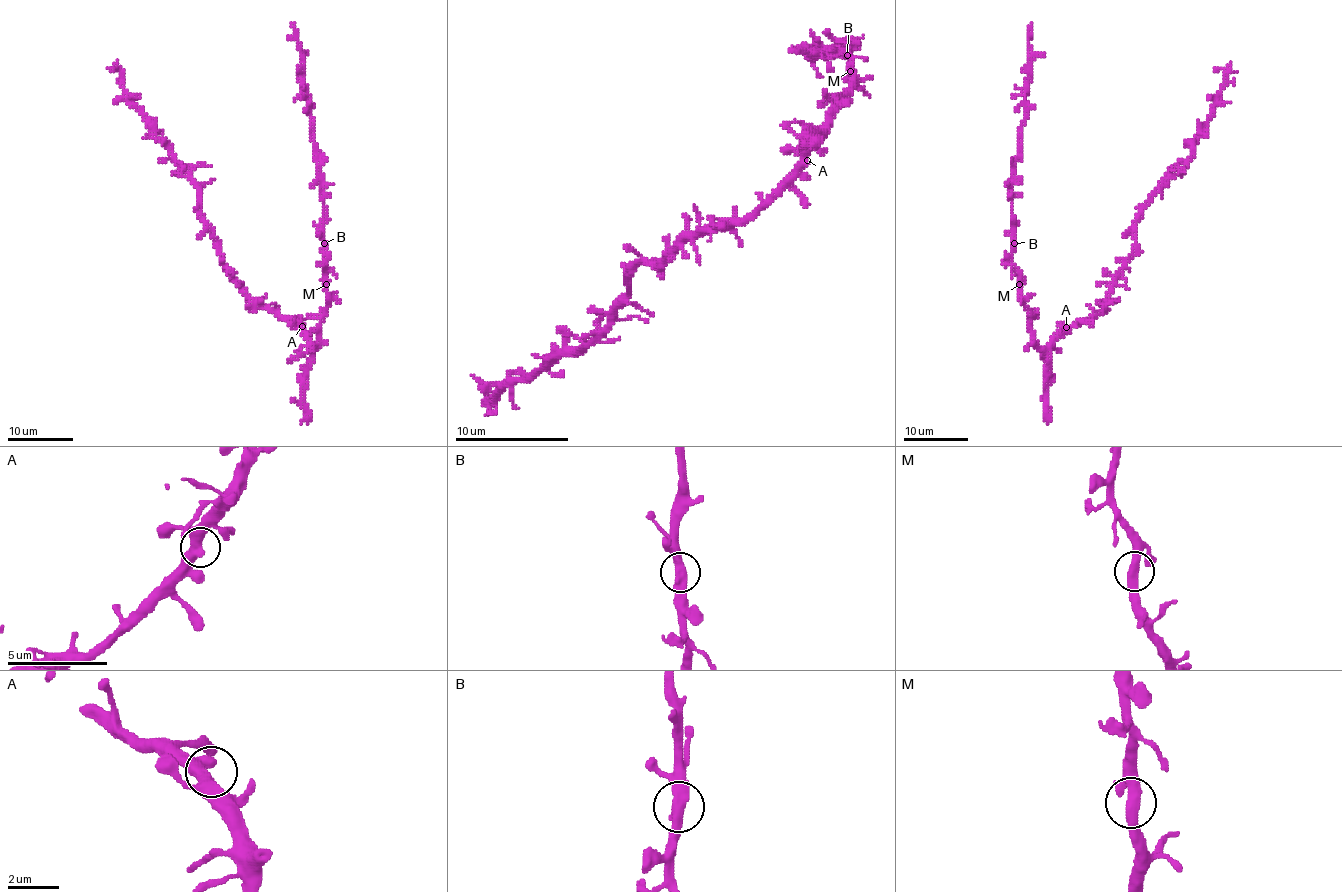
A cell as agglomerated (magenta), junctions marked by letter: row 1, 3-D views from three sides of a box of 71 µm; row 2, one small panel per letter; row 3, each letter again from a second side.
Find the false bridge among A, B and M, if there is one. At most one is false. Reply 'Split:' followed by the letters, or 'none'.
Split: none

